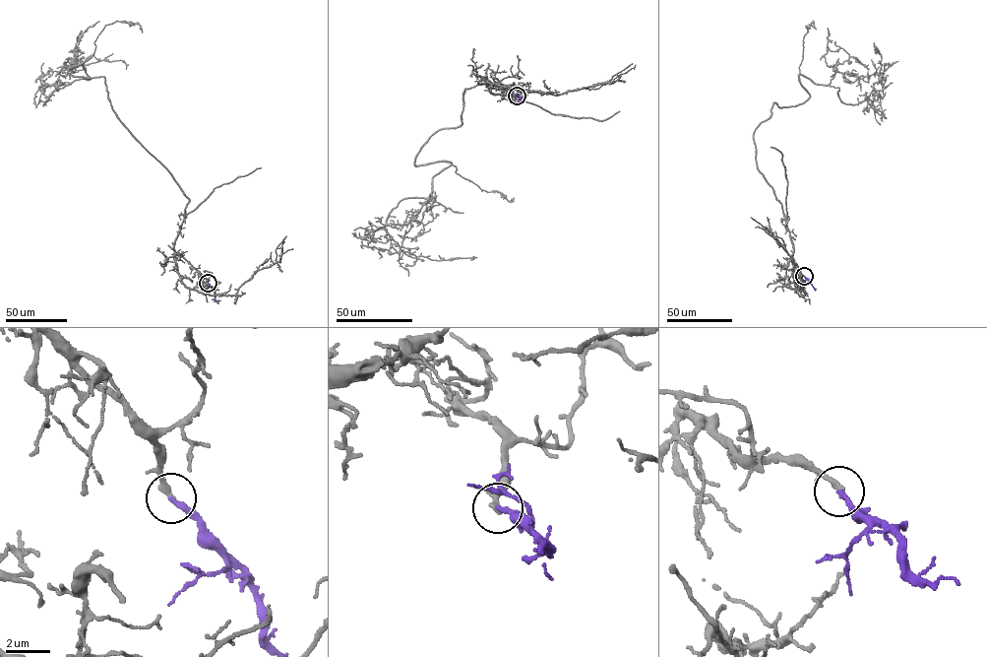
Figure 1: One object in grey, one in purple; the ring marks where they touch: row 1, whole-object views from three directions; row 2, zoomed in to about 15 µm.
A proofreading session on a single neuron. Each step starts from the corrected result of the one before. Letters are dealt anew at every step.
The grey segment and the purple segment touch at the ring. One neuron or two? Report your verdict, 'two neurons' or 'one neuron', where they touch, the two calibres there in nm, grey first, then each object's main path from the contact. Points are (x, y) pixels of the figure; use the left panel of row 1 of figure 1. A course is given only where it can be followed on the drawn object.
one neuron; place (208, 283); calibres 240 and 240 nm; course grey (208, 282), (174, 250), (189, 199), (104, 78), (68, 71), (92, 54), (90, 79), (54, 85), (126, 69); course purple (208, 283), (215, 294), (215, 300), (218, 301)

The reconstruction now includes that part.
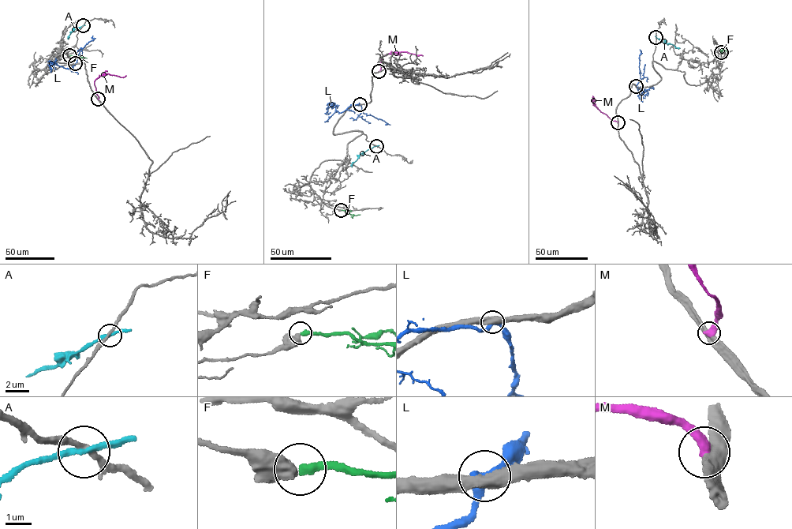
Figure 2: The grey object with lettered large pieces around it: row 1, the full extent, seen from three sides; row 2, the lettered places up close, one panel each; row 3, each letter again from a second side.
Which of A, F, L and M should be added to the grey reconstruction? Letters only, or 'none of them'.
none of them

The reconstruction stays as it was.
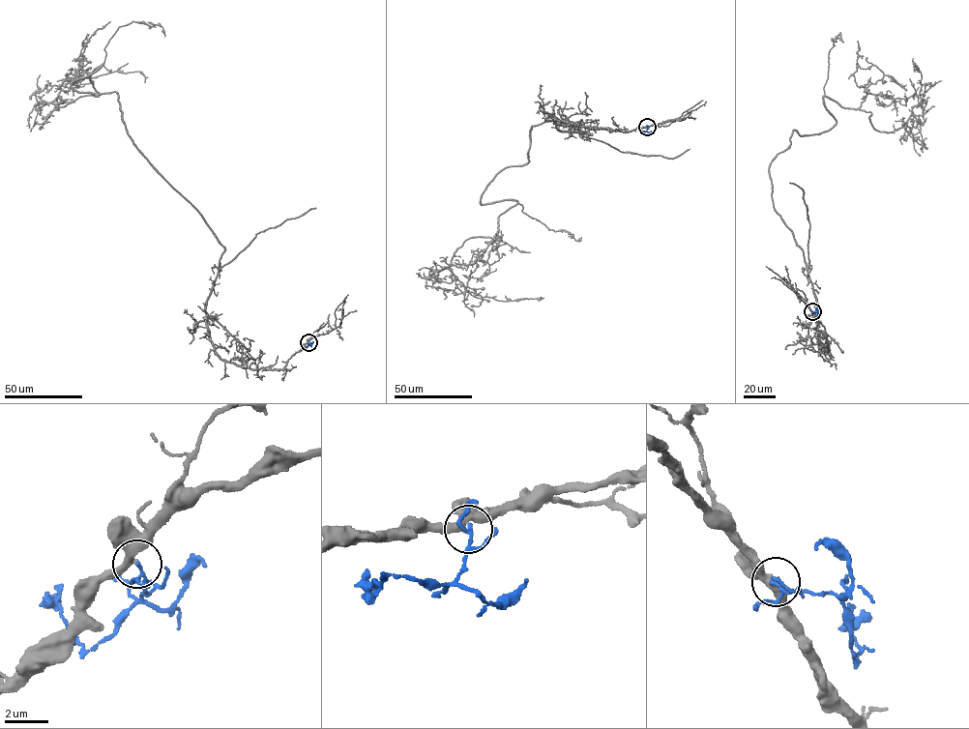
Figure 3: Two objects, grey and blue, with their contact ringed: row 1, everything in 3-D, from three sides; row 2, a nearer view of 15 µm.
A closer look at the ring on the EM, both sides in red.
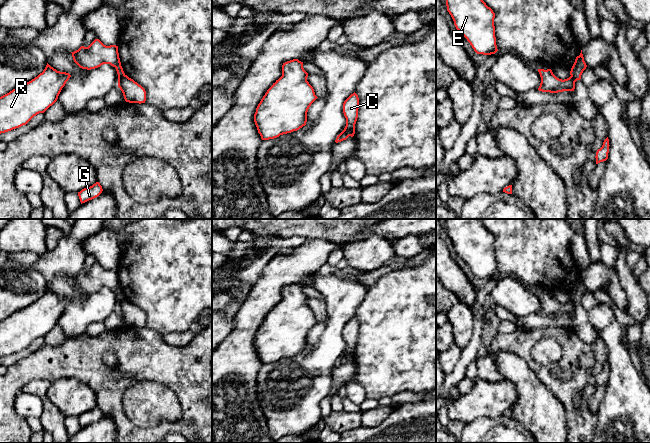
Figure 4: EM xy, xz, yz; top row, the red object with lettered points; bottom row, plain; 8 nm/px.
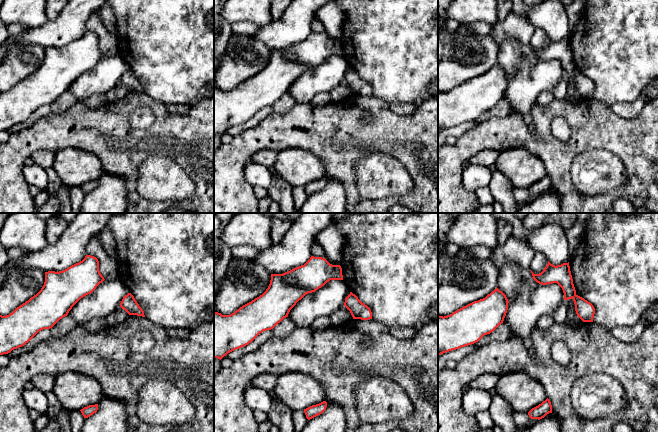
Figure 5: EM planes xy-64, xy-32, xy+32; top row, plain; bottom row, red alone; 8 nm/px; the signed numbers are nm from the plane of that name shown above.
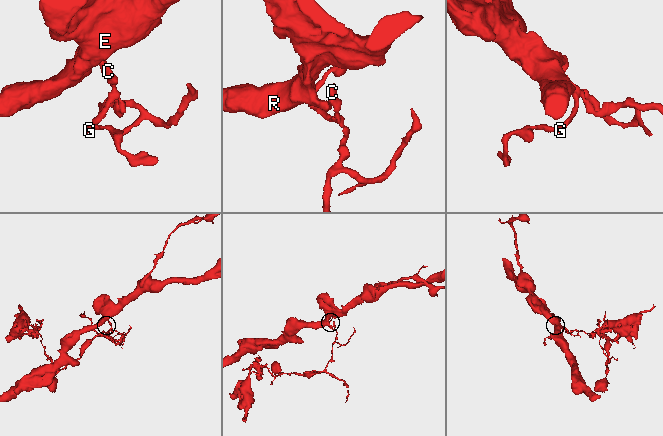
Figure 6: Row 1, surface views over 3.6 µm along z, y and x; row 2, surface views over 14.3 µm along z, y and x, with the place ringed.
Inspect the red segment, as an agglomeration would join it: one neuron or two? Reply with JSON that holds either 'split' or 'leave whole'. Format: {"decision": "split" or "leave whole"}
{"decision": "split"}

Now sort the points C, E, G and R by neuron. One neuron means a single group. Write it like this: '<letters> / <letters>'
C G / E R

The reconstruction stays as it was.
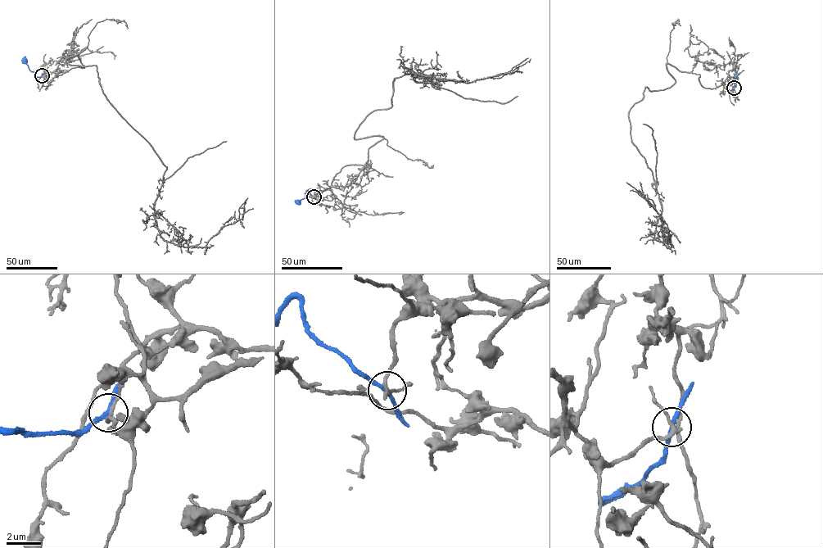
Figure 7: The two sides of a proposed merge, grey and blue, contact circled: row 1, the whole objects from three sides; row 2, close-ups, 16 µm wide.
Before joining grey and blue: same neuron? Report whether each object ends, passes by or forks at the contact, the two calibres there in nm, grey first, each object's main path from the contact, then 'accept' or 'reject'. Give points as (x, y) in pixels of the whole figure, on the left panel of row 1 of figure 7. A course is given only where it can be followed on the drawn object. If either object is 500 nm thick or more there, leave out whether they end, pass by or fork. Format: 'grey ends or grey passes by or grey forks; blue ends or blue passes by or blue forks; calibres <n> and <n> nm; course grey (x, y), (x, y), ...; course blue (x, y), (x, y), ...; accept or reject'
grey forks; blue passes by; calibres 190 and 220 nm; course grey (42, 75), (84, 67), (87, 47), (65, 61), (95, 65), (166, 168), (165, 240), (204, 246), (247, 197); course blue (42, 75), (36, 77), (24, 61); reject

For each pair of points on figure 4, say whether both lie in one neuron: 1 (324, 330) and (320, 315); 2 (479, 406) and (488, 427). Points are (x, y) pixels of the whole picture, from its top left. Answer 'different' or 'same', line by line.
1: different
2: different

